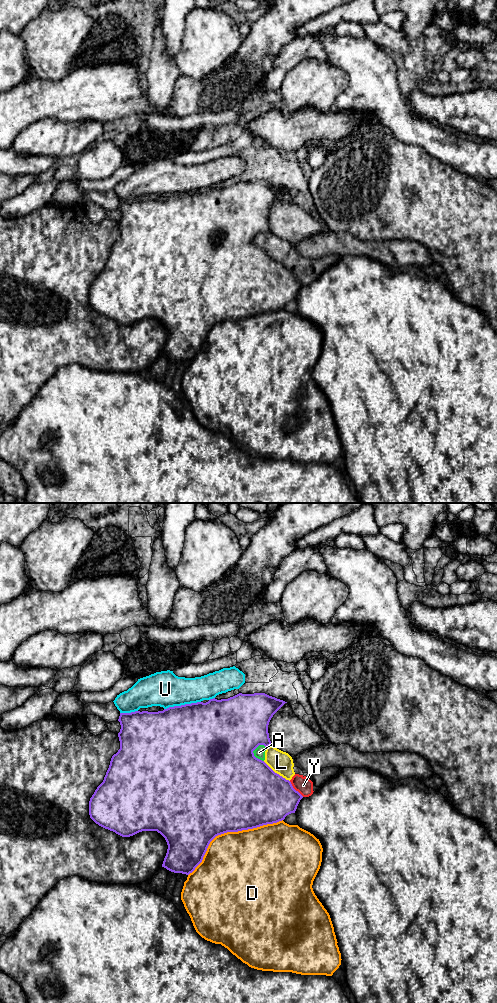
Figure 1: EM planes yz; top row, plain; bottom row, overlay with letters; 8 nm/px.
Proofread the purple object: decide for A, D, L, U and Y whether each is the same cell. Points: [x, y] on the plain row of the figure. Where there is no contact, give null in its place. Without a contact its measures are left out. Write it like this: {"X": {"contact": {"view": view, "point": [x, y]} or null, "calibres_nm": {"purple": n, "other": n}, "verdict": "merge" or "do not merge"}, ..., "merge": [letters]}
{"A": {"contact": {"view": "yz", "point": [253, 242]}, "calibres_nm": {"purple": 500, "other": 90}, "verdict": "do not merge"}, "D": {"contact": {"view": "yz", "point": [229, 319]}, "calibres_nm": {"purple": 500, "other": 480}, "verdict": "do not merge"}, "L": {"contact": {"view": "yz", "point": [276, 261]}, "calibres_nm": {"purple": 500, "other": 180}, "verdict": "do not merge"}, "U": {"contact": {"view": "yz", "point": [182, 193]}, "calibres_nm": {"purple": 500, "other": 280}, "verdict": "do not merge"}, "Y": {"contact": {"view": "yz", "point": [294, 277]}, "calibres_nm": {"purple": 440, "other": 140}, "verdict": "do not merge"}, "merge": []}

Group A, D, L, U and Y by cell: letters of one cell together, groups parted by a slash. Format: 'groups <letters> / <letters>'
groups A L Y / D / U

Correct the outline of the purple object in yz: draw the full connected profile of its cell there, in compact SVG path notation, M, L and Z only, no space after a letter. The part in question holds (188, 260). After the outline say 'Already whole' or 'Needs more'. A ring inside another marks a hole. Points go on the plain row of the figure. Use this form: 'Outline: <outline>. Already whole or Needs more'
Outline: M239 181L228 187L210 187L208 190L197 190L174 194L158 200L135 199L120 201L118 209L121 217L118 221L120 237L111 246L103 270L97 275L89 289L90 306L99 314L115 320L122 325L130 325L142 319L157 319L166 328L168 337L162 355L174 361L189 363L202 350L210 330L218 323L227 320L238 320L277 311L291 301L295 301L303 284L296 279L291 270L275 261L264 249L256 246L253 239L259 234L272 234L268 213L273 203L287 190L265 181Z. Already whole

